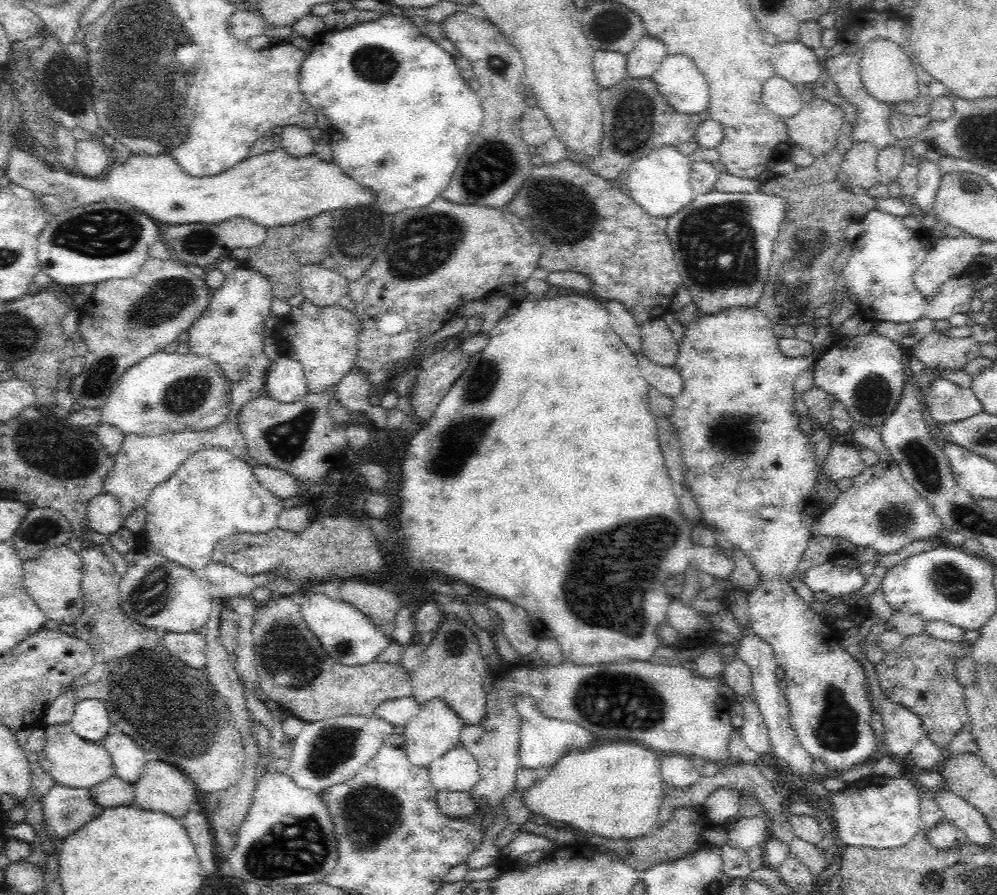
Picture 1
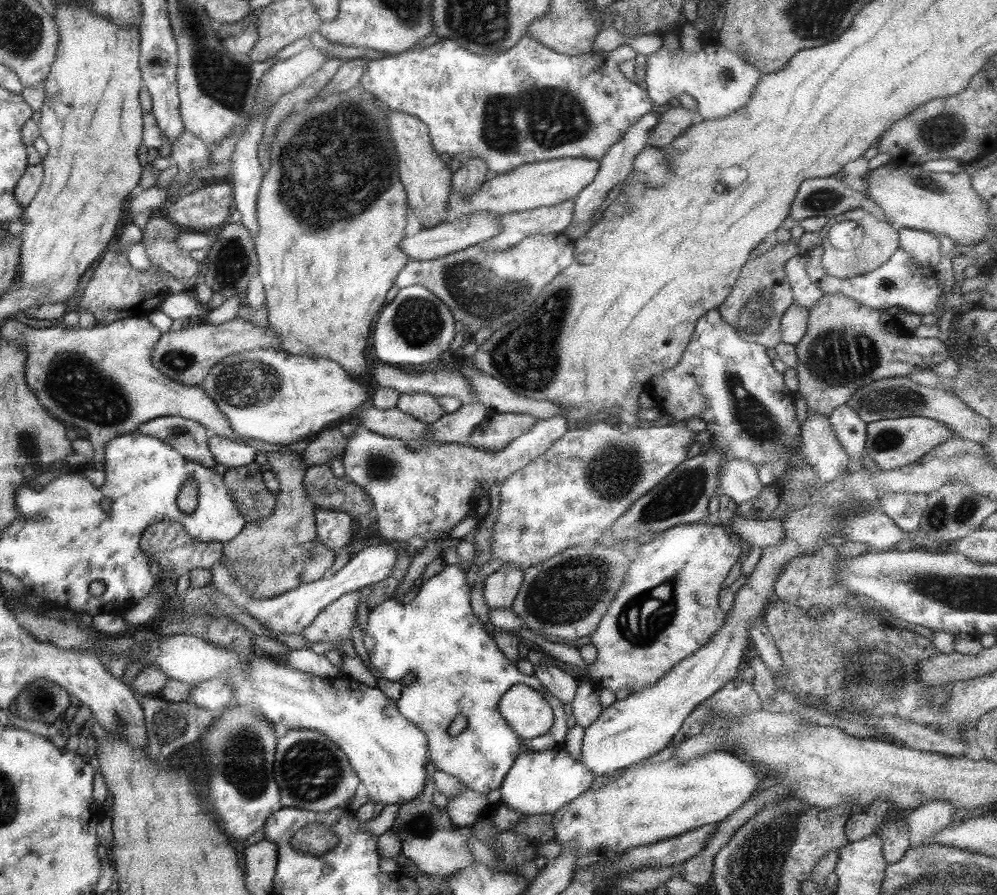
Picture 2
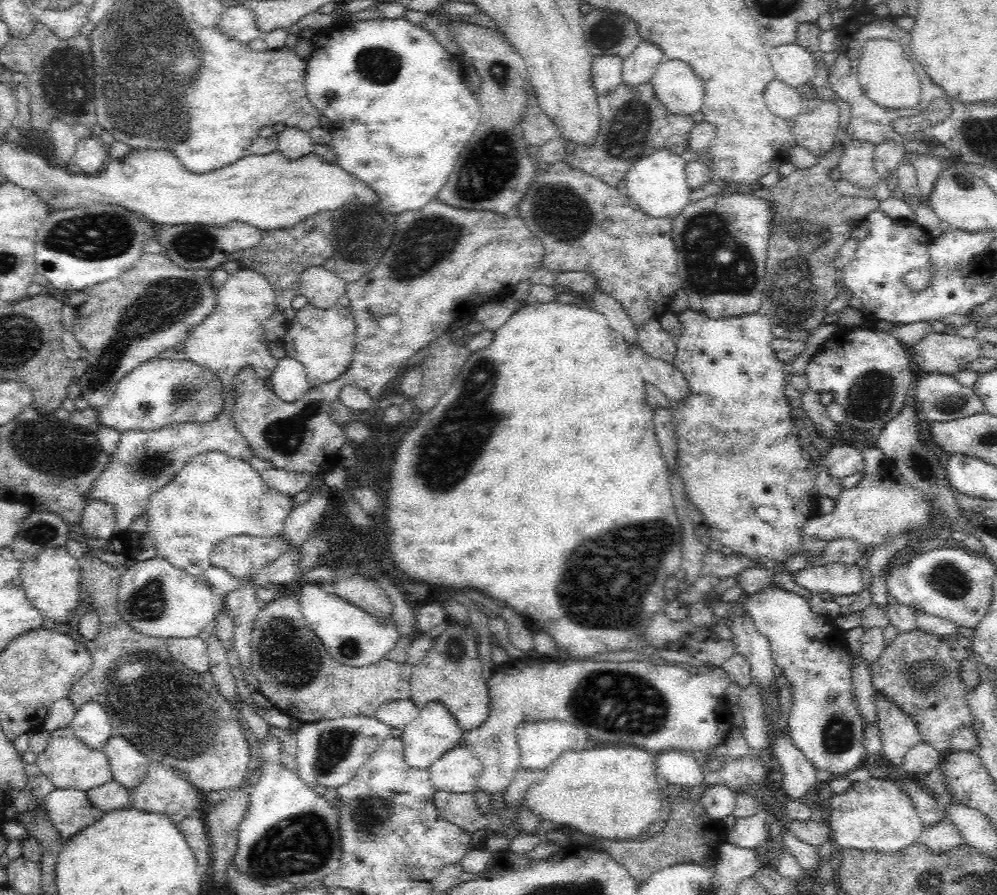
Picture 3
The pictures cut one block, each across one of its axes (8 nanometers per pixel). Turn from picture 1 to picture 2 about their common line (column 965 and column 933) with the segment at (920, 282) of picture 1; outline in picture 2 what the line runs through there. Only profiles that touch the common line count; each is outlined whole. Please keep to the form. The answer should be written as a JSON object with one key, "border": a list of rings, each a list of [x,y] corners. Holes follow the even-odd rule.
{"border":[[[898,227],[898,246],[922,267],[935,268],[940,262],[942,243],[932,233]]]}

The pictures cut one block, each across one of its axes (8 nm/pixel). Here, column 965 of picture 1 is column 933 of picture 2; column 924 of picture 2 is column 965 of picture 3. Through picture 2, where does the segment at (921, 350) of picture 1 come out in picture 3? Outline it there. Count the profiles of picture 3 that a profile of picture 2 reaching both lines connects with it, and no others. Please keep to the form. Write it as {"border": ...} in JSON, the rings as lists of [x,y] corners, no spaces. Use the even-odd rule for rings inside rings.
{"border":[[[946,332],[927,334],[910,348],[913,364],[926,373],[954,376],[980,358],[981,343]]]}

